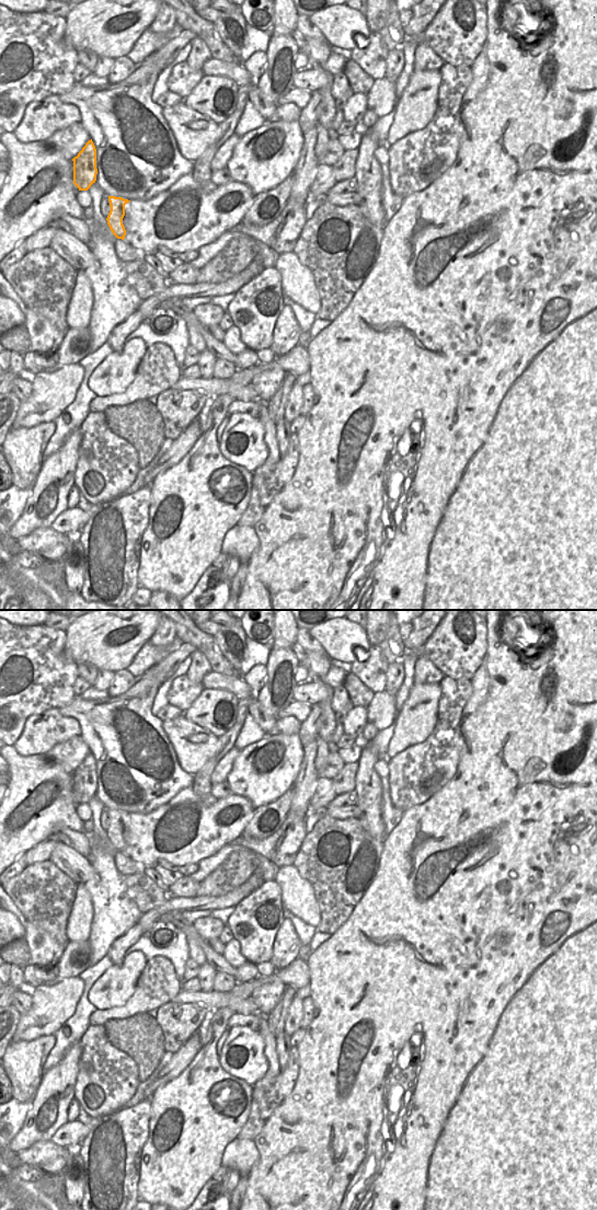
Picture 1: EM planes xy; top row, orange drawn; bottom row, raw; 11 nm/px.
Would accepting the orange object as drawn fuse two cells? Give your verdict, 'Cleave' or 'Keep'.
Cleave.

